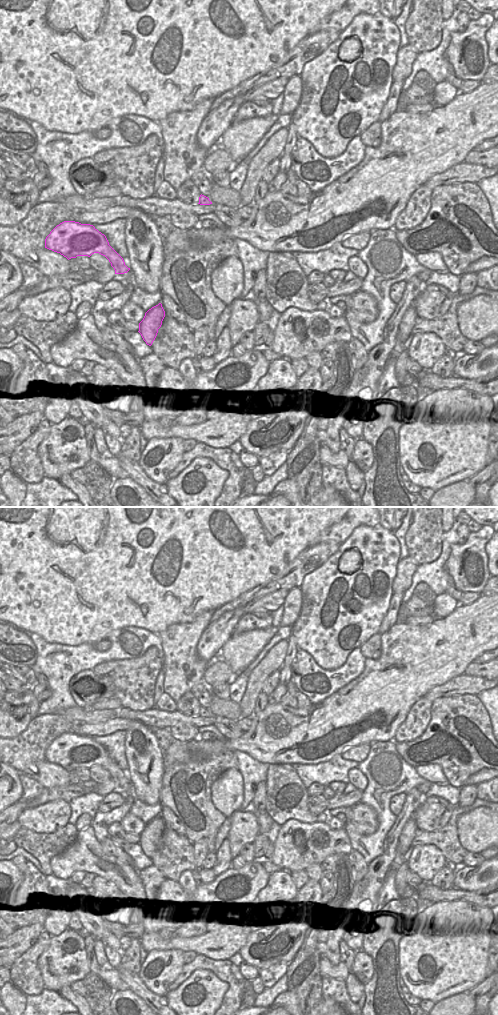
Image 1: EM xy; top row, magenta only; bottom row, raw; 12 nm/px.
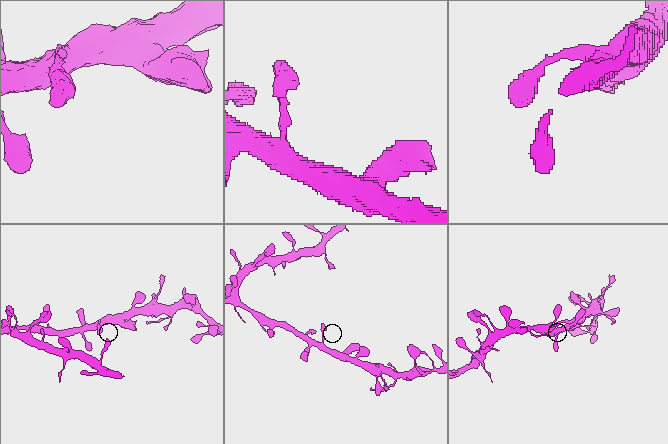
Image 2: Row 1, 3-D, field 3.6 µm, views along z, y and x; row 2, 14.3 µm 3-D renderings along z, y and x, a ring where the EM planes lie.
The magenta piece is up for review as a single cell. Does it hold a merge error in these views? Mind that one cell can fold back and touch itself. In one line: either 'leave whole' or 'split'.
leave whole

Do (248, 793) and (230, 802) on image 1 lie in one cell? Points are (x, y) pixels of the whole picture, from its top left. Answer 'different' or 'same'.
different

